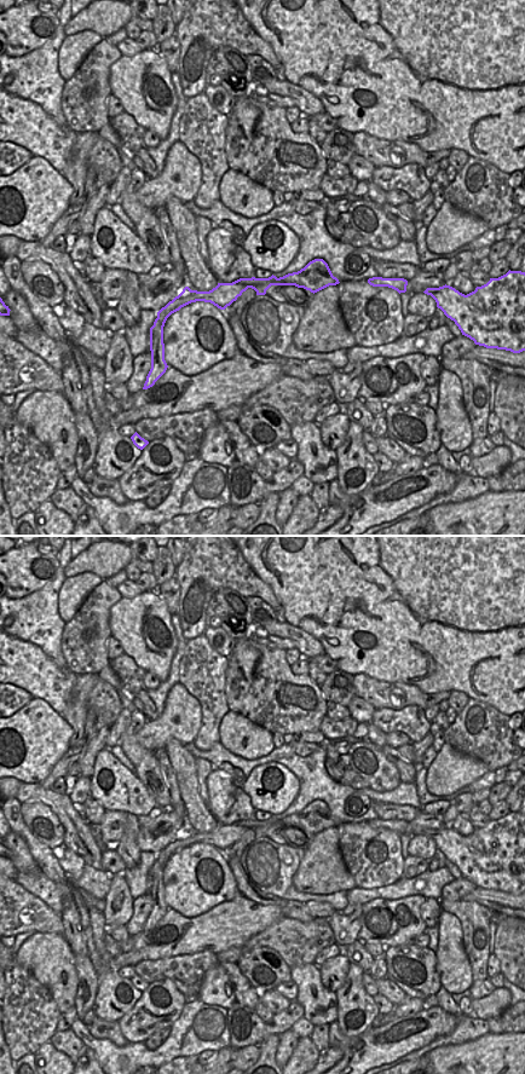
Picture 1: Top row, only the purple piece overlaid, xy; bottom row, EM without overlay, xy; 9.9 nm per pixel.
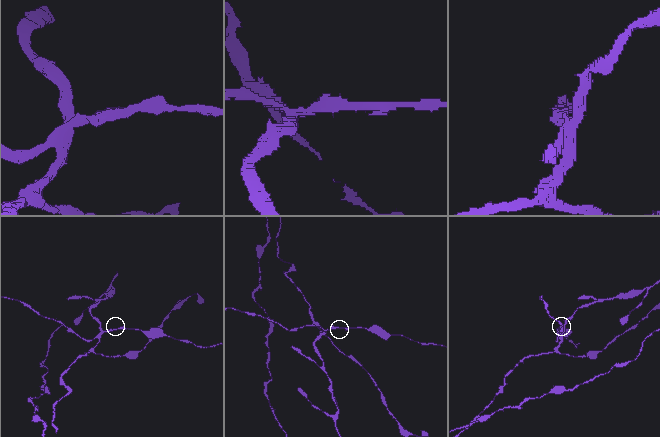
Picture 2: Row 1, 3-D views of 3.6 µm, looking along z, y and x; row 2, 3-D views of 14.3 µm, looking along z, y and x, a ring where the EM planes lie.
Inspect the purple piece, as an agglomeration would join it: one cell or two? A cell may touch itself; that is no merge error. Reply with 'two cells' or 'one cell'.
two cells

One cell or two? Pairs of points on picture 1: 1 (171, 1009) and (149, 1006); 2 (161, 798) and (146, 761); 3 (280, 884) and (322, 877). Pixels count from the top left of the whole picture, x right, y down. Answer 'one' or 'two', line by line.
1: one
2: one
3: two

